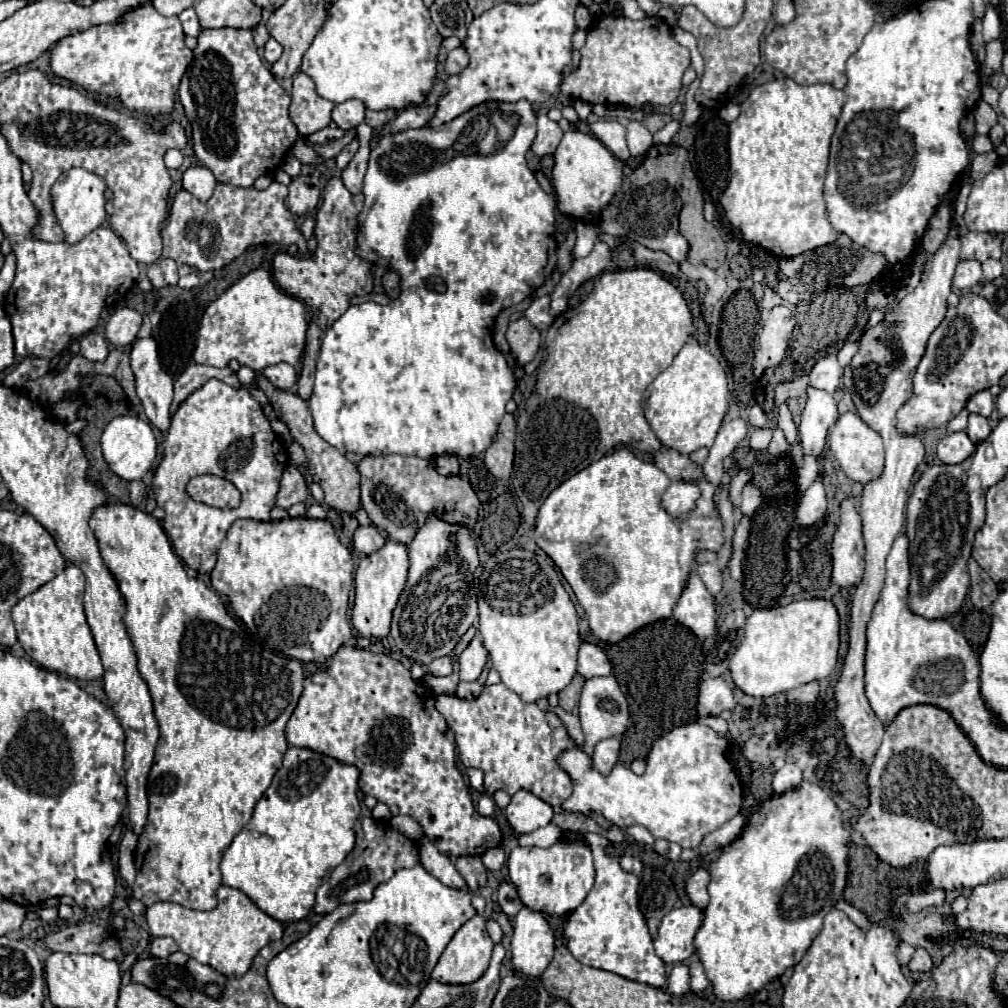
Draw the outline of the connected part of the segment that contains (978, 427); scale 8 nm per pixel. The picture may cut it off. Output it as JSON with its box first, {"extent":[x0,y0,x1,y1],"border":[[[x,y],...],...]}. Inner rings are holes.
{"extent":[967,414,991,444],"border":[[[969,414],[969,424],[967,424],[967,436],[973,440],[973,444],[979,444],[989,436],[991,428],[987,424],[985,416],[979,414]]]}

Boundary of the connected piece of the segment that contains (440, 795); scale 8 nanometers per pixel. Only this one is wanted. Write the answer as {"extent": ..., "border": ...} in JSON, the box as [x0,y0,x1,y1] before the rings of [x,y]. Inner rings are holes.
{"extent":[285,646,501,858],"border":[[[347,646],[339,648],[325,672],[305,678],[303,694],[287,722],[285,736],[291,746],[311,748],[345,764],[357,766],[361,770],[361,792],[379,798],[389,806],[393,816],[407,814],[417,820],[423,834],[437,846],[439,852],[451,858],[473,856],[479,852],[483,854],[485,850],[499,846],[501,832],[493,818],[485,818],[475,810],[463,776],[455,766],[455,746],[445,736],[445,728],[443,716],[435,710],[431,690],[411,680],[411,672],[401,662],[385,654],[373,654],[369,650]]]}

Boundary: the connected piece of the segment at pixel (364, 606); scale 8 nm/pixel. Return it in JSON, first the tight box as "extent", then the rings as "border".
{"extent":[351,540,409,640],"border":[[[387,540],[387,544],[379,552],[359,562],[355,570],[355,602],[351,610],[351,622],[361,636],[369,636],[373,640],[383,640],[385,636],[389,636],[393,610],[407,582],[407,568],[409,568],[407,546],[397,544],[393,540]]]}

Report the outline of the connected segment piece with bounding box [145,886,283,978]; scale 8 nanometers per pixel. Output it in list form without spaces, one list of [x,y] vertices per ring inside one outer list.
[[[229,886],[219,888],[219,906],[209,912],[183,908],[181,904],[171,902],[157,902],[145,910],[145,918],[151,936],[171,936],[183,954],[213,966],[217,972],[231,978],[241,978],[253,964],[255,954],[283,936],[281,922],[261,912],[241,890]]]

